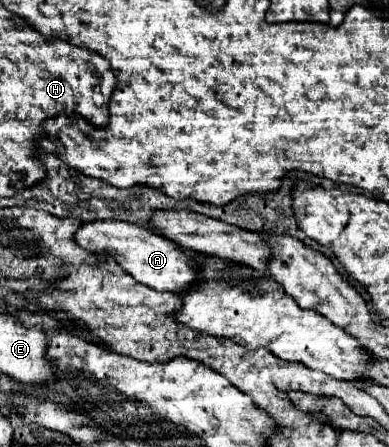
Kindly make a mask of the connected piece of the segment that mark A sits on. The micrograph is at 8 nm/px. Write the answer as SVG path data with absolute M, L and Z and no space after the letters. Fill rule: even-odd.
M96 219L90 223L82 223L74 235L74 241L92 253L114 257L116 263L126 273L130 273L138 283L150 285L152 289L158 289L158 291L180 293L198 279L188 255L182 249L178 249L172 241L164 239L162 235L154 233L148 227L114 221L114 219L108 219L108 221Z

